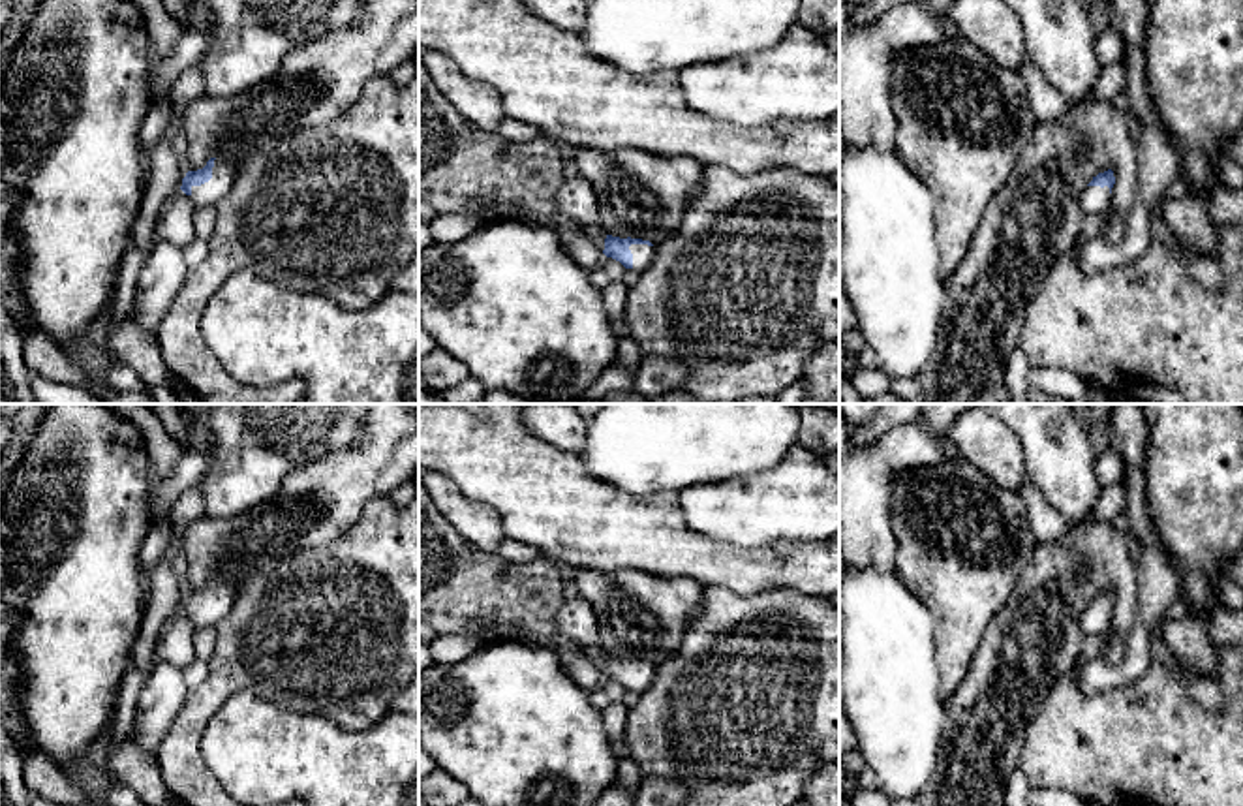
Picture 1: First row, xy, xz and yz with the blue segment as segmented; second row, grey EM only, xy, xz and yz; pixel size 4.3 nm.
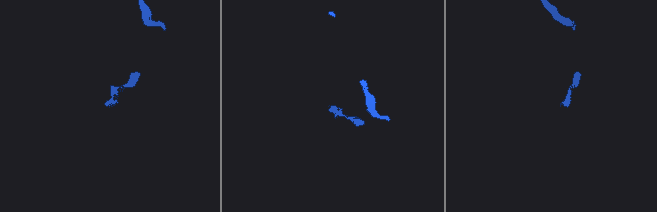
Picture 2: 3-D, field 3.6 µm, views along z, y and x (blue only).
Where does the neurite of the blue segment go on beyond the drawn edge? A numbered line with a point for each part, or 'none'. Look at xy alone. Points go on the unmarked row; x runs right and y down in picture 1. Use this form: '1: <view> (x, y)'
1: xy (211, 613)

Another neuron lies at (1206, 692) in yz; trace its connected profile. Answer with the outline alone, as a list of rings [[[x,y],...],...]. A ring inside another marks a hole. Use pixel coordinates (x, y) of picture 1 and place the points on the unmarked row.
[[[1157,622],[1149,628],[1149,656],[1160,663],[1172,676],[1179,678],[1187,693],[1207,712],[1222,716],[1226,712],[1226,697],[1213,678],[1196,674],[1187,676],[1168,648]]]

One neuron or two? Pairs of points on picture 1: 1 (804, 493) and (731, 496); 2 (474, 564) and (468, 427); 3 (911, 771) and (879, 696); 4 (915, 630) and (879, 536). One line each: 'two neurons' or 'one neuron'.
1: one neuron
2: two neurons
3: one neuron
4: two neurons

